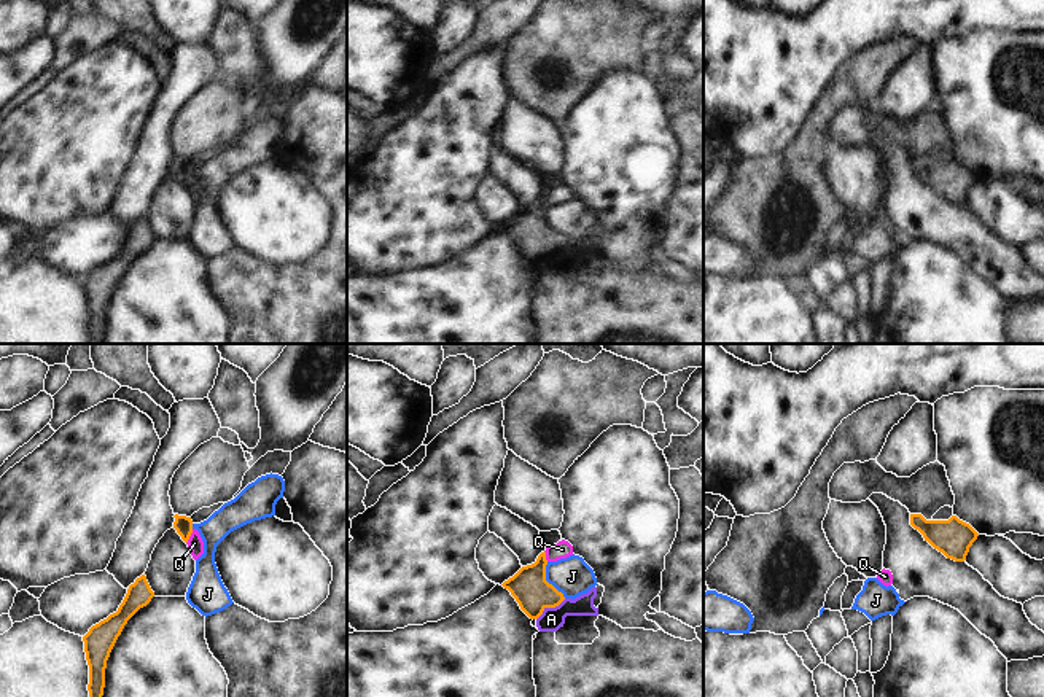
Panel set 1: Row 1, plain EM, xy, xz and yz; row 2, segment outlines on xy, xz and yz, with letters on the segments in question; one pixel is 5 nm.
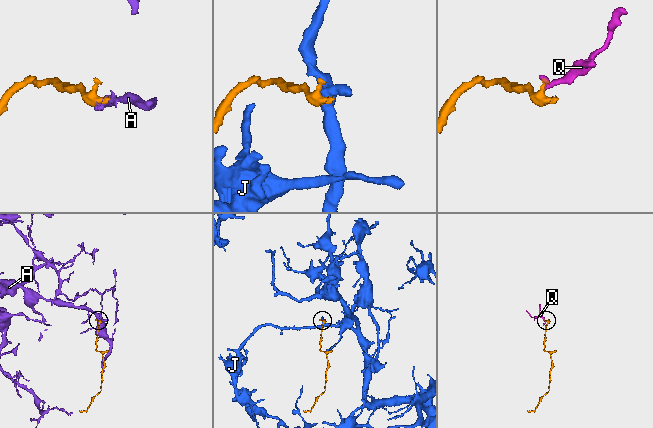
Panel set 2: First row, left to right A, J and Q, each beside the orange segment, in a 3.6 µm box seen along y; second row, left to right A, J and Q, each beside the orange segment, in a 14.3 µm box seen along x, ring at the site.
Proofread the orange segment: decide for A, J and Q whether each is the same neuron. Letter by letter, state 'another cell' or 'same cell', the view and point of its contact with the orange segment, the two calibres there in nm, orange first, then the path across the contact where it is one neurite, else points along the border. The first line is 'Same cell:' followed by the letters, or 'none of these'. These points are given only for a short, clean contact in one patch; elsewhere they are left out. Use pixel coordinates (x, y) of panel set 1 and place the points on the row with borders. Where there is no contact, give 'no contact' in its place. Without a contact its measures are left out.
Same cell: A
A: same cell; contact xz (549, 607); calibres 190 and 120 nm; way xz (529, 586), (549, 607), (551, 619)
J: another cell; contact xz (546, 581); calibres 190 and 200 nm; border xz (546, 562), (546, 580), (565, 597)
Q: another cell; contact xy (190, 535); calibres 90 and 80 nm; border xy (193, 530), (186, 543)

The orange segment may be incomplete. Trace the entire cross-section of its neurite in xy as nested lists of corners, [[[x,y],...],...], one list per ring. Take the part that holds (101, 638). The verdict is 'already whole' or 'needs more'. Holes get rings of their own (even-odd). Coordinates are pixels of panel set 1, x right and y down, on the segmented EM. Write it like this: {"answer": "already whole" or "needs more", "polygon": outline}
{"answer": "already whole", "polygon": [[[142,574],[129,586],[127,594],[118,611],[107,619],[92,625],[83,637],[86,660],[89,665],[89,697],[102,697],[105,687],[105,668],[110,652],[121,635],[127,621],[143,606],[146,606],[154,592],[151,590],[146,576]]]}

